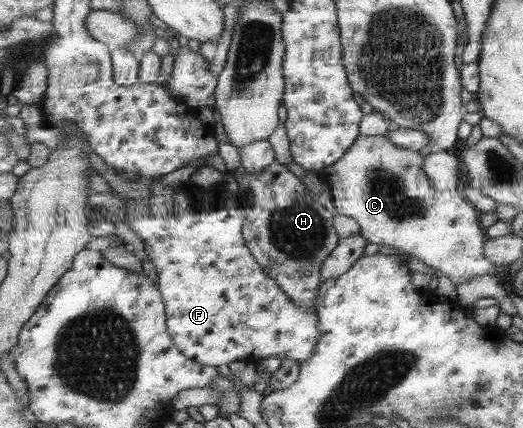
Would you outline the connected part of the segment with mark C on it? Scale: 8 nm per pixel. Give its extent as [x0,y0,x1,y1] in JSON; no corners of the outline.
[323,134,497,285]

